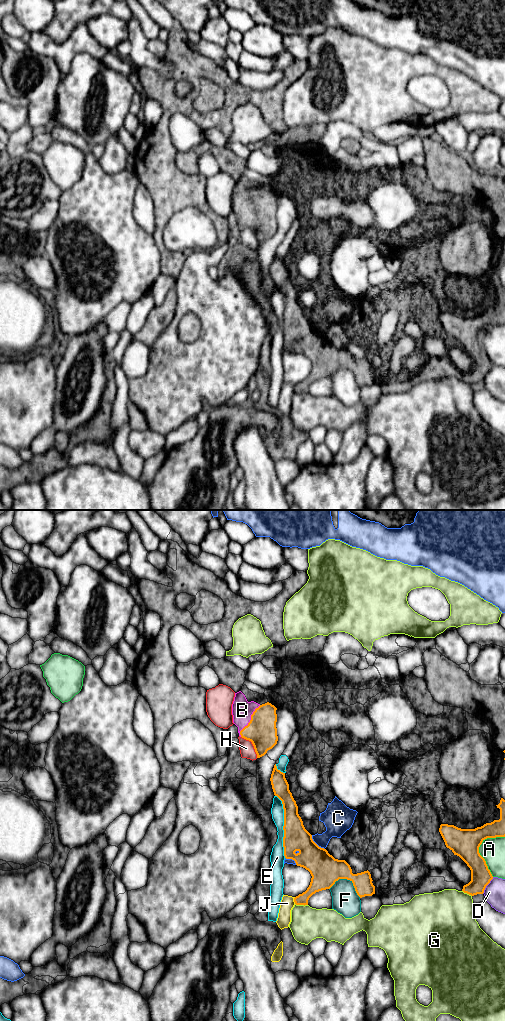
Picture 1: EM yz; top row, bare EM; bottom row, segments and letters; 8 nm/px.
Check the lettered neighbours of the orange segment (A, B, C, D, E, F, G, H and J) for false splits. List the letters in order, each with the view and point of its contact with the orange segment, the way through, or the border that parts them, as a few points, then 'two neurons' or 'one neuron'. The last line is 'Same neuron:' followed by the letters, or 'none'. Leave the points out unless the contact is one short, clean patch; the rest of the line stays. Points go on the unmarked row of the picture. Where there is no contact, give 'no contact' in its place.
A: yz (478, 336) | two neurons
B: yz (250, 208) | across yz (261, 218), (250, 208), (242, 198) | one neuron
C: yz (315, 331) | two neurons
D: yz (487, 372) | two neurons
E: yz (283, 314) | two neurons
F: yz (348, 367) | two neurons
G: yz (301, 392) | two neurons
H: yz (253, 233) | along yz (241, 224), (251, 230), (257, 245) | two neurons
J: yz (294, 388) | two neurons
Same neuron: B

